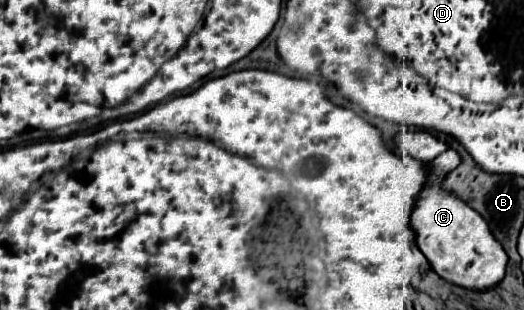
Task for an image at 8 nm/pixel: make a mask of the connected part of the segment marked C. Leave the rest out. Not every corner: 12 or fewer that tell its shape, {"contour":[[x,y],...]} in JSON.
{"contour":[[427,163],[417,245],[447,281],[495,287],[507,253],[487,221],[439,187],[459,165]]}

